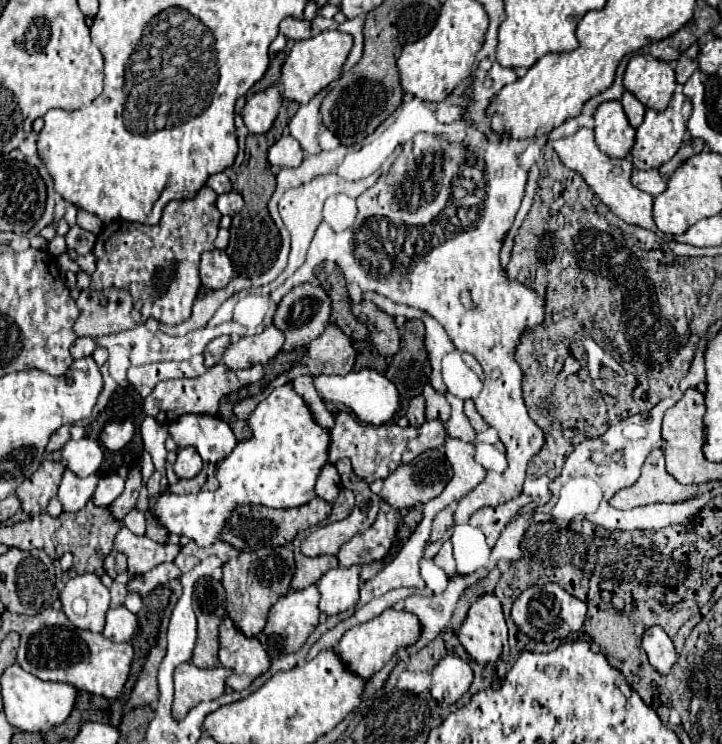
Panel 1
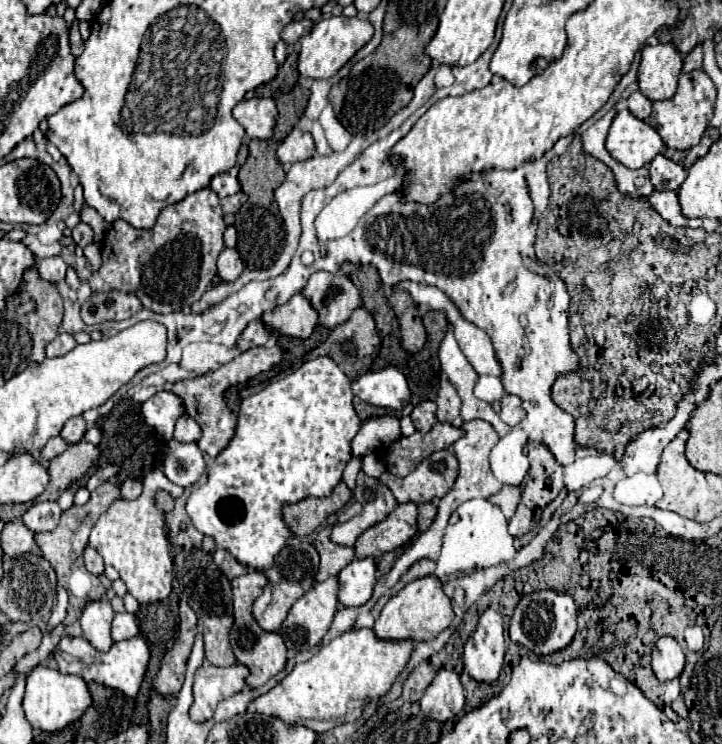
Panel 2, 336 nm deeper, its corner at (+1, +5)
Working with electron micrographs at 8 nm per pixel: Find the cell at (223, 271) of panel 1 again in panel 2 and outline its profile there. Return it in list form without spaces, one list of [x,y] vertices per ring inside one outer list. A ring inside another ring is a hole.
[[[225,248],[217,258],[217,272],[223,280],[237,280],[237,276],[243,272],[243,262],[237,250]]]

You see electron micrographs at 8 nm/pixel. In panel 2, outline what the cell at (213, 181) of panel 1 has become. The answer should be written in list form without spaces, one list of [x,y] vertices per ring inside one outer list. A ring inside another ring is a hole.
[[[225,172],[225,174],[219,174],[219,176],[215,176],[215,178],[211,180],[211,190],[213,190],[219,198],[225,198],[225,196],[229,196],[229,194],[239,192],[241,186],[239,186],[239,182],[237,182],[235,176],[231,176],[229,172]]]

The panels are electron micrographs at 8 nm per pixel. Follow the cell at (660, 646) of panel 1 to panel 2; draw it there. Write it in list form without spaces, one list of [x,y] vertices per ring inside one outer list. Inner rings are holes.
[[[671,636],[659,638],[655,648],[653,648],[653,672],[655,672],[655,676],[661,682],[679,678],[679,674],[683,672],[683,666],[685,666],[685,658],[683,658],[681,646]]]

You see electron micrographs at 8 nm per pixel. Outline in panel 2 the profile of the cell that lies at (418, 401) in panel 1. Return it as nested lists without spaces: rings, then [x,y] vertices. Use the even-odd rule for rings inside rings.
[[[431,400],[421,402],[419,406],[413,408],[411,420],[413,420],[413,424],[415,424],[415,428],[417,428],[419,432],[425,434],[425,432],[429,432],[429,430],[433,428],[433,424],[437,422],[435,410],[437,410],[437,406],[435,406],[435,402],[431,402]]]

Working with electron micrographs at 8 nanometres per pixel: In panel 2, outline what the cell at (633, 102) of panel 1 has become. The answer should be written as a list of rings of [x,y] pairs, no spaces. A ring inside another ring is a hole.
[[[635,90],[629,98],[627,98],[627,108],[639,118],[639,120],[647,120],[651,114],[651,100],[645,98],[639,90]]]

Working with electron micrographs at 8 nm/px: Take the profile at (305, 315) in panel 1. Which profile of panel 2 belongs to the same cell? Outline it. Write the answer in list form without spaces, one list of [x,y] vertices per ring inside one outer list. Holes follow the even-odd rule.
[[[315,272],[301,292],[319,314],[319,326],[335,328],[361,306],[359,290],[345,274]]]

